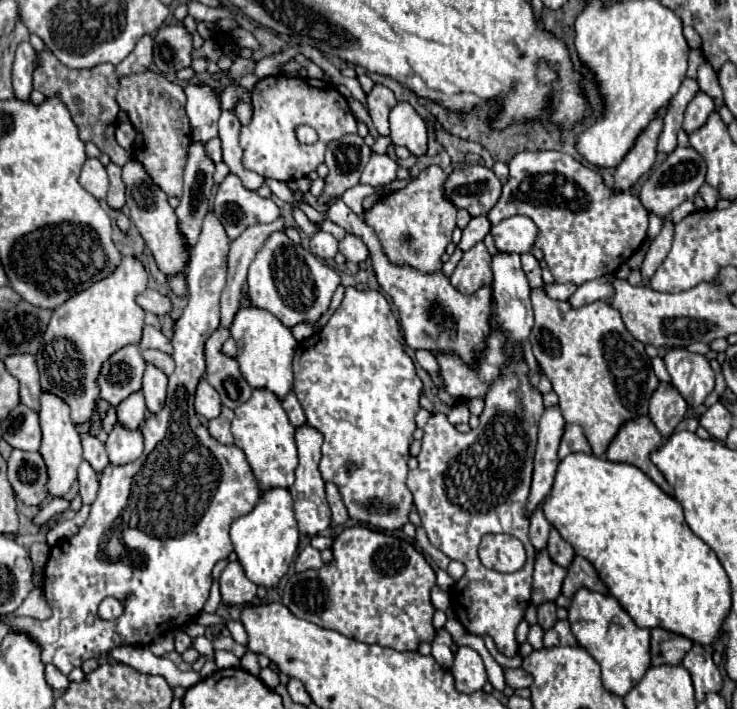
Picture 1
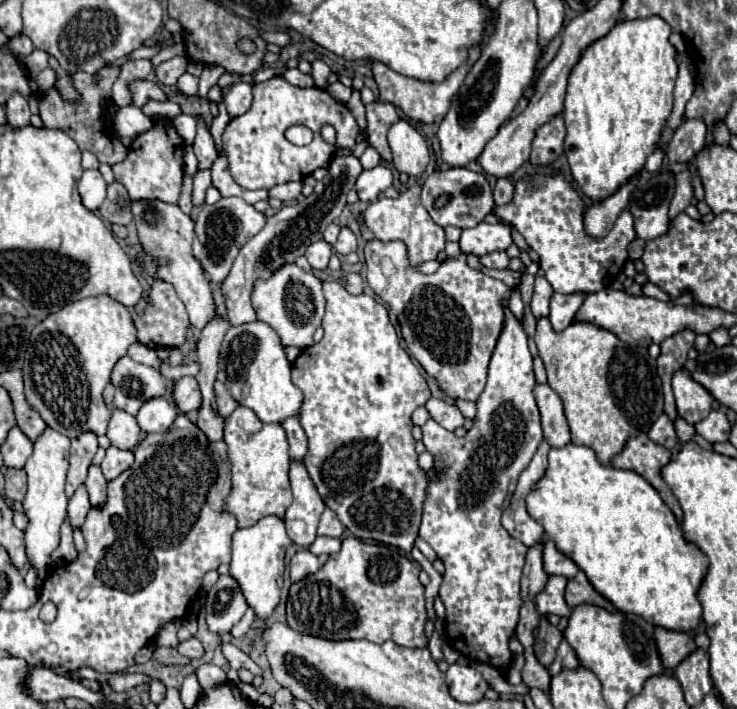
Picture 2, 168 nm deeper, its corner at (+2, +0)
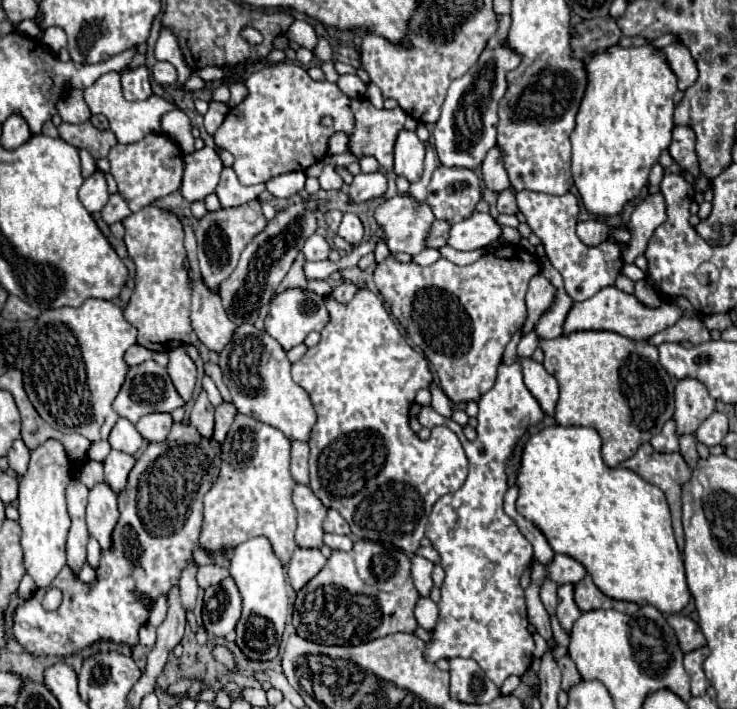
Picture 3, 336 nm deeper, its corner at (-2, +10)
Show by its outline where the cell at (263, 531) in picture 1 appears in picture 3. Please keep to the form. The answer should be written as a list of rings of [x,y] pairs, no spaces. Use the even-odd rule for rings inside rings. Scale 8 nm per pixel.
[[[256,536],[238,544],[230,554],[230,576],[242,594],[242,618],[236,626],[236,644],[254,660],[276,658],[290,600],[286,590],[286,570],[278,556],[274,556],[270,540],[266,540],[266,536]]]

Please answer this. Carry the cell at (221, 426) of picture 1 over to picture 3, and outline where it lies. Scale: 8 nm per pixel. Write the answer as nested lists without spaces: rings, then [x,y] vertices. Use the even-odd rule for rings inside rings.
[[[202,390],[194,402],[192,414],[190,414],[190,424],[194,424],[198,428],[198,432],[204,438],[212,438],[214,432],[214,406],[210,404],[206,390]]]

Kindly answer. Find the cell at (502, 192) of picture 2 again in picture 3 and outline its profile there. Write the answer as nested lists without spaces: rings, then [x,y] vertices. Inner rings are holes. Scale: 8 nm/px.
[[[506,188],[506,192],[500,192],[500,196],[498,196],[498,212],[504,212],[504,214],[516,214],[518,212],[512,188]]]

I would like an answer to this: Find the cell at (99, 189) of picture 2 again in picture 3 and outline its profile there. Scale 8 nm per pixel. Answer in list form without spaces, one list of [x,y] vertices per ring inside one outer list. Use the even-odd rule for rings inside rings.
[[[96,170],[90,178],[84,180],[80,188],[80,202],[88,212],[100,212],[108,200],[108,184],[102,170]]]

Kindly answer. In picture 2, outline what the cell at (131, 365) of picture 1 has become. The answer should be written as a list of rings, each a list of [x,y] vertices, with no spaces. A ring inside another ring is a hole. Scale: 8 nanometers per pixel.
[[[128,356],[116,362],[112,382],[116,386],[112,406],[126,410],[128,414],[138,414],[144,402],[150,398],[164,398],[168,394],[168,382],[160,376],[158,370],[138,364]]]

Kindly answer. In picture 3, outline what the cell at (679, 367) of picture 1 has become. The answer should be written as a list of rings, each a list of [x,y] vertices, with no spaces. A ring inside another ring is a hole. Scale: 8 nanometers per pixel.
[[[678,380],[676,390],[676,412],[674,420],[678,434],[694,434],[698,426],[714,412],[716,400],[706,392],[706,386],[698,380]]]

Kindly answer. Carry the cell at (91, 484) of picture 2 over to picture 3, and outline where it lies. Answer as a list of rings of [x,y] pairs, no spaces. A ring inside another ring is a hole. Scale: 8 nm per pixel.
[[[104,482],[94,484],[88,496],[86,522],[90,534],[100,542],[102,548],[110,548],[110,534],[116,520],[118,520],[116,492]]]

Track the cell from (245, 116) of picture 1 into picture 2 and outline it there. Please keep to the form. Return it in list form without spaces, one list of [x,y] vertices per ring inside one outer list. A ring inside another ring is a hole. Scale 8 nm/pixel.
[[[248,82],[232,84],[224,94],[224,104],[226,104],[230,118],[244,114],[252,104],[252,86]]]

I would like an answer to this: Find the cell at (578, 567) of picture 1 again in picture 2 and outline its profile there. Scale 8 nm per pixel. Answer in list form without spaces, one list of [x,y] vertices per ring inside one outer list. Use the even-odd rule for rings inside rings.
[[[578,572],[576,578],[568,580],[568,586],[566,586],[566,604],[570,608],[576,608],[580,604],[594,604],[594,606],[600,606],[608,612],[618,612],[604,596],[600,596],[592,584],[588,582],[586,574],[584,572]]]

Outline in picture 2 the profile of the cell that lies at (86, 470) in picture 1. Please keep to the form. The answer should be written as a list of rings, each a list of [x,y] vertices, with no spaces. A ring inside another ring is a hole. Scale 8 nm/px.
[[[80,486],[74,496],[68,500],[68,520],[72,528],[80,528],[86,520],[86,514],[90,510],[90,502],[88,502],[88,494],[86,488]]]

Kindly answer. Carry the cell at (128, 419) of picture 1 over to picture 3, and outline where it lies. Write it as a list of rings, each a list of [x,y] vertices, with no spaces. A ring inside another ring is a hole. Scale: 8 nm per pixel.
[[[118,418],[118,422],[114,424],[114,428],[110,432],[108,442],[112,448],[128,452],[128,454],[136,454],[144,444],[136,426],[130,424],[130,420],[126,420],[126,418]]]

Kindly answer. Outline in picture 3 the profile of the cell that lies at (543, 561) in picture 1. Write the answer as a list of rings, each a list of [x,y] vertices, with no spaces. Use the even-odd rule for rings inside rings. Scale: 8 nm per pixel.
[[[572,584],[558,586],[558,612],[556,612],[556,616],[566,632],[572,630],[574,620],[580,616],[580,608],[574,602],[574,586]]]

